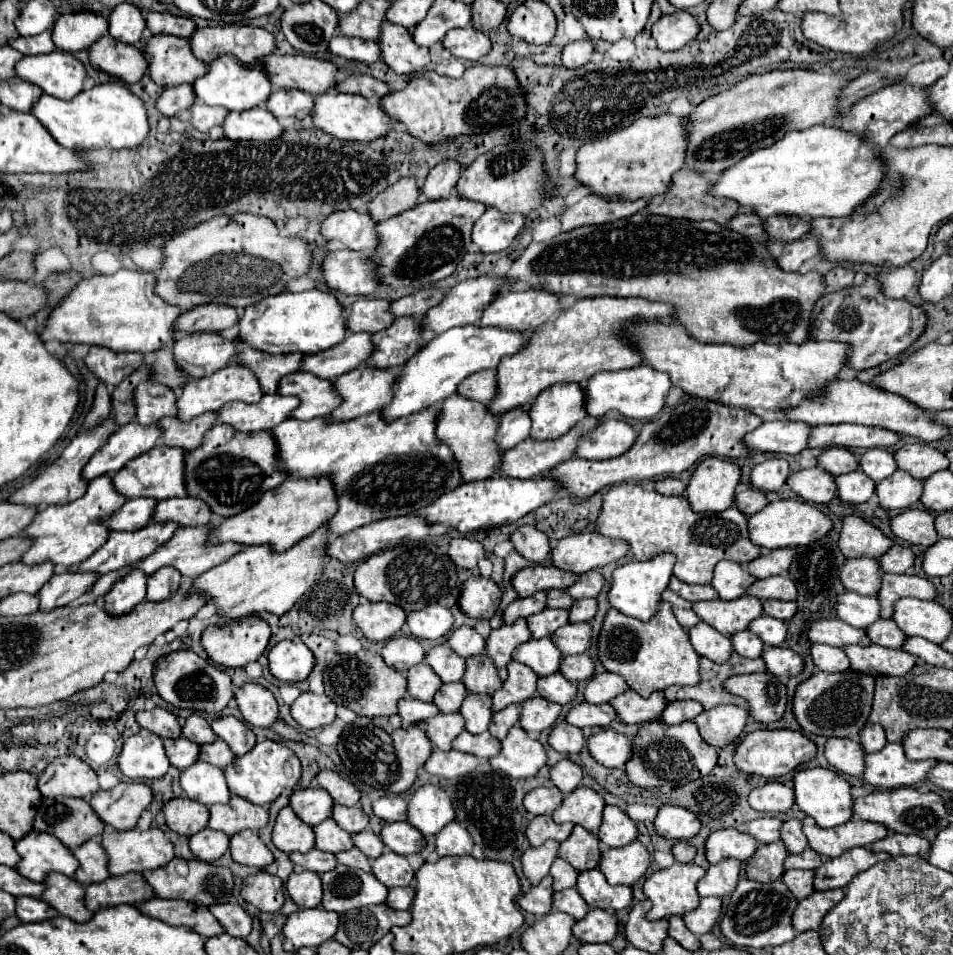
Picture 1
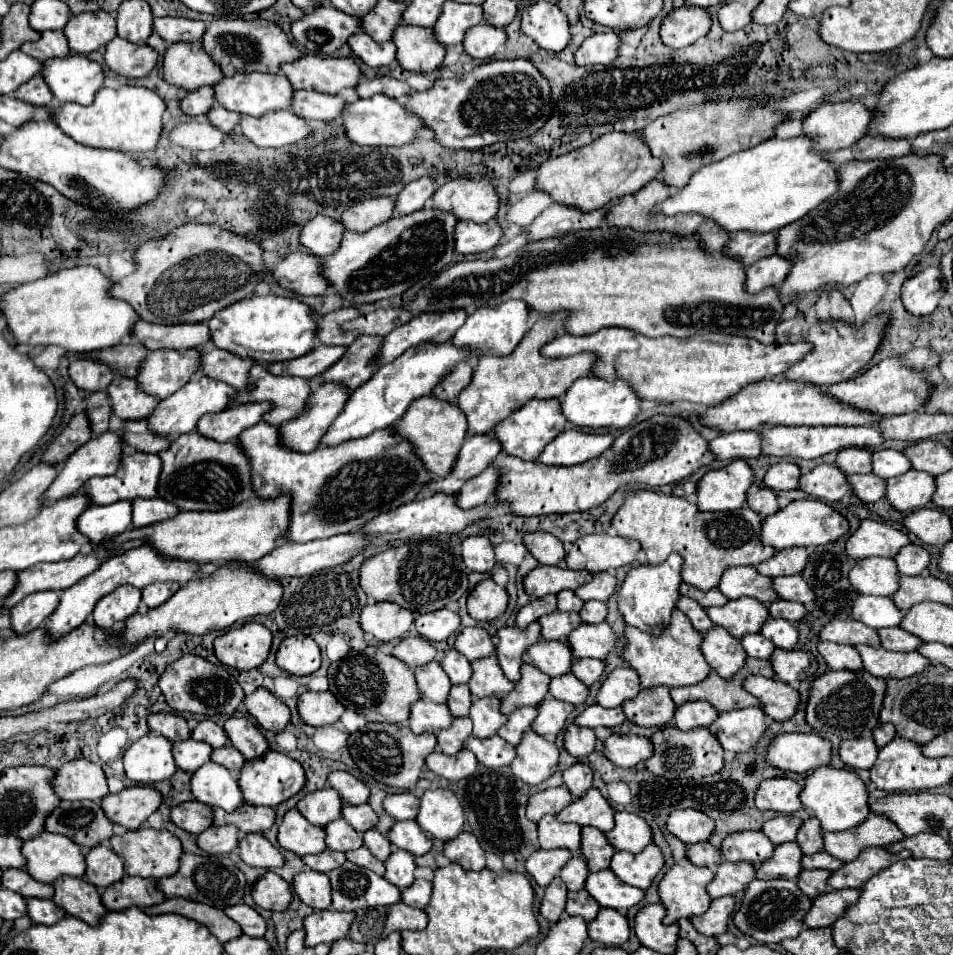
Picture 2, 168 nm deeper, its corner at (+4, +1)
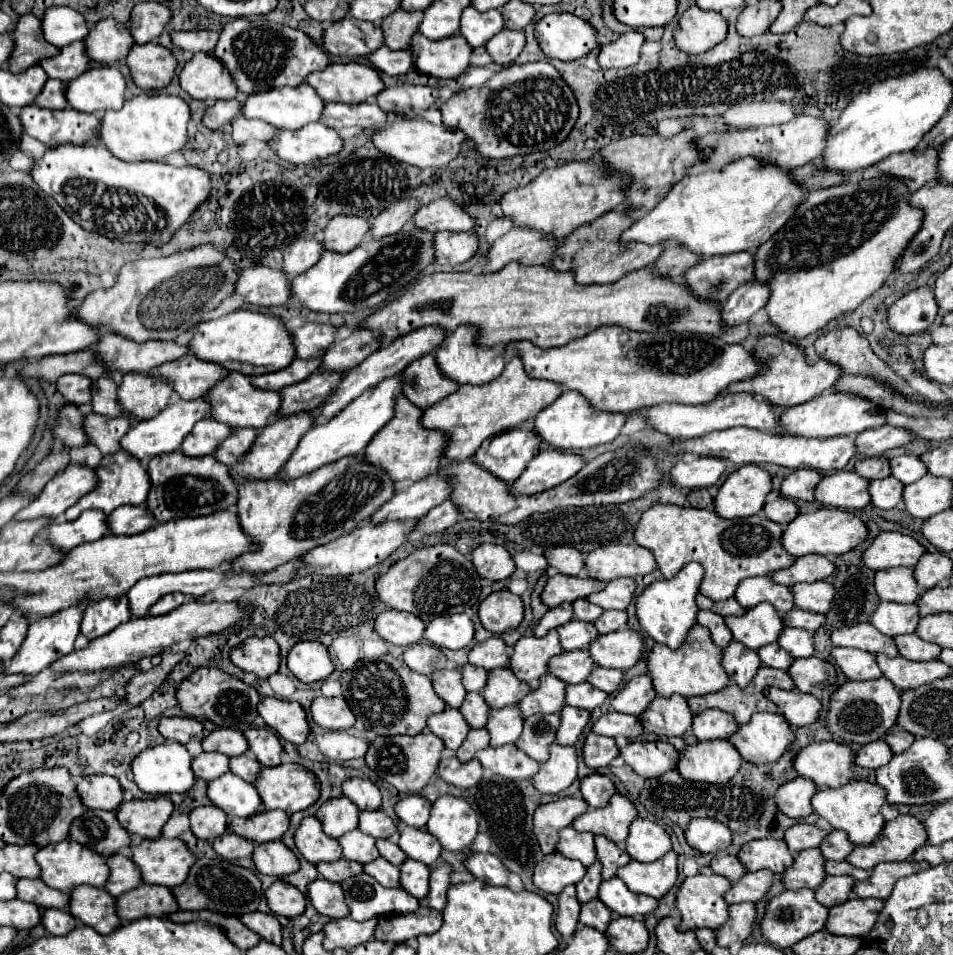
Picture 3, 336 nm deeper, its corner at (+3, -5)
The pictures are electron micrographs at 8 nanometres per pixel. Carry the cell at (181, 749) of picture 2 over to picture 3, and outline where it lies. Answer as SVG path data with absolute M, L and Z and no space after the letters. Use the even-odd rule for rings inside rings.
M201 752L191 762L193 774L205 782L211 782L219 774L225 774L229 770L229 758L219 752Z

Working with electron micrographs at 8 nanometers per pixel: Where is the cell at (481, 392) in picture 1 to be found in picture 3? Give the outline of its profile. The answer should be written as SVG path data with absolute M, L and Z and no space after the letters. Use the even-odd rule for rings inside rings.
M431 354L411 362L405 368L405 396L423 410L441 402L457 390L457 384L449 382L449 378L441 378L437 360Z

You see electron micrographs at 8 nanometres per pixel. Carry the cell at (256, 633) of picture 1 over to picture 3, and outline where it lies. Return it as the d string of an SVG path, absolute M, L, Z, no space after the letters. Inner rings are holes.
M271 636L247 638L231 650L231 662L243 672L253 672L259 678L269 678L279 668L279 646Z

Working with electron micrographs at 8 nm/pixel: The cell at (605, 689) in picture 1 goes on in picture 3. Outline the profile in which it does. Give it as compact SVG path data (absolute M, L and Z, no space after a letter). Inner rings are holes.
M647 674L635 676L617 694L613 694L611 708L623 714L639 716L655 696L657 694L653 692L651 678Z

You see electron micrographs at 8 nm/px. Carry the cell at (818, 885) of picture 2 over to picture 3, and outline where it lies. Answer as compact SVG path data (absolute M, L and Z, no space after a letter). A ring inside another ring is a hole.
M827 876L823 884L815 890L815 898L827 908L843 904L845 900L849 900L853 884L855 880L851 876Z

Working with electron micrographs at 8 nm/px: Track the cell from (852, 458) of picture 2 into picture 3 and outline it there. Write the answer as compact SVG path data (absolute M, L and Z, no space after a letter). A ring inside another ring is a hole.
M859 458L855 462L855 472L867 480L887 478L891 474L889 462L885 458Z

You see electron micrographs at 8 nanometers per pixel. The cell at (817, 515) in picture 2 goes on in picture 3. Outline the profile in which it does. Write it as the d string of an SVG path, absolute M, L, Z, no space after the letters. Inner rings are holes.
M821 508L817 512L799 514L795 522L789 522L781 536L781 546L797 558L807 554L821 554L825 556L839 556L853 550L867 538L865 524L851 512L843 512L839 508Z

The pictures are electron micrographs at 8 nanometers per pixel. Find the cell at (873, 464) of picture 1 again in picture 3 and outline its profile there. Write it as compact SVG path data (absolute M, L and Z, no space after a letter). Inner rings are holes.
M905 454L905 456L891 458L889 462L891 462L891 476L895 476L903 484L917 482L919 478L923 478L927 474L925 464L917 456Z

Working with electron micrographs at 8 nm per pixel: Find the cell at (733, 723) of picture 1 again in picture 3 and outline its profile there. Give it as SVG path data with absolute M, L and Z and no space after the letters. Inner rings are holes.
M757 712L747 724L741 724L729 740L735 742L741 756L751 756L753 764L767 764L779 760L793 742L793 728L781 714Z

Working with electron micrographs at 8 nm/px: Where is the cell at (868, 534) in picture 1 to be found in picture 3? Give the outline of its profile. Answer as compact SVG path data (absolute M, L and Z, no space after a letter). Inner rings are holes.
M879 532L879 536L863 552L863 562L871 570L885 570L893 566L913 568L923 552L923 546L907 534Z

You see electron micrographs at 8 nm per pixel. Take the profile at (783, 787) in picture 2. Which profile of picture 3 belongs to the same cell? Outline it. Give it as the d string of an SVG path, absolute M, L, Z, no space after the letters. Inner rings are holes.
M795 778L777 788L777 808L789 818L807 818L811 808L811 796L815 794L815 784L811 780Z

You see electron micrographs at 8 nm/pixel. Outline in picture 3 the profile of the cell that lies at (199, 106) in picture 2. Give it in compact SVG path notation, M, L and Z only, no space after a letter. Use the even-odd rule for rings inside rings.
M237 98L217 100L207 108L207 112L203 112L203 124L211 130L217 130L223 124L229 124L237 114L241 114L241 102Z

